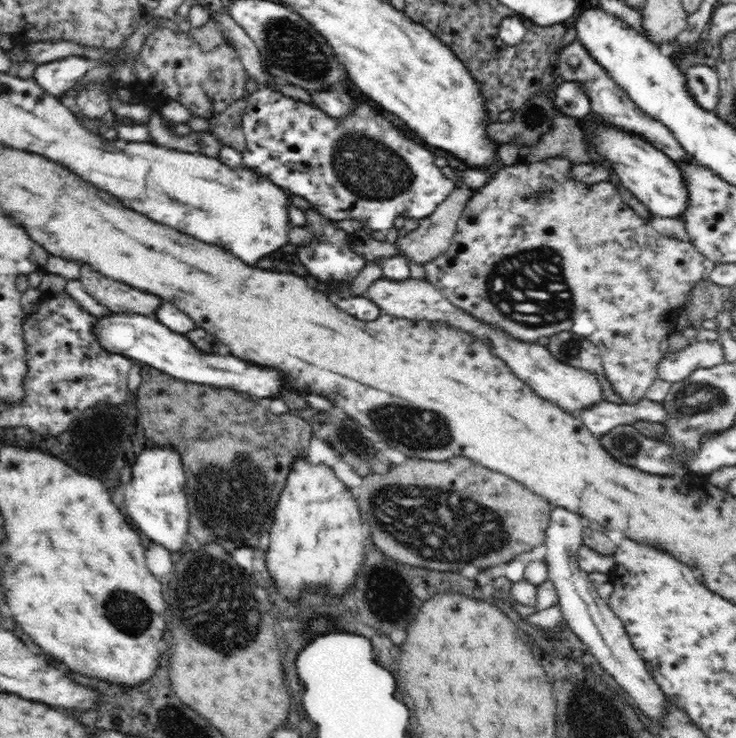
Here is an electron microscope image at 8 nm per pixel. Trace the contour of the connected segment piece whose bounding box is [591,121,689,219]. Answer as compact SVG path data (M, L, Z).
M603 121L599 123L601 125L594 132L591 143L602 160L612 165L623 186L643 203L652 215L680 219L688 209L689 196L682 171L676 161L637 134L626 133Z

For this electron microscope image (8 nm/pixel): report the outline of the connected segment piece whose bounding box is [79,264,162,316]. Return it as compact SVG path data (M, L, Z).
M88 264L82 266L79 281L96 302L112 312L152 316L152 312L156 312L162 304L162 300L152 294L144 294L124 282L96 274L96 270L92 270Z

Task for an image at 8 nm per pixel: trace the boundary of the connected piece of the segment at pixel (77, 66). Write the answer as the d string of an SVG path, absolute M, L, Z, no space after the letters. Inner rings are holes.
M69 57L40 64L34 70L34 81L40 89L54 97L73 93L73 86L94 65L84 57Z

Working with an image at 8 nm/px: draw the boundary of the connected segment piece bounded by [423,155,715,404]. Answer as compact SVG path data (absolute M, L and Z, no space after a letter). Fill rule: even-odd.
M562 155L548 157L538 162L517 162L507 167L499 166L494 170L491 180L484 185L484 188L478 194L471 196L470 202L458 219L457 230L444 254L423 264L425 278L438 288L454 306L490 325L501 328L520 342L536 342L542 336L549 337L560 331L570 331L586 337L601 351L605 375L615 392L624 403L636 404L640 398L646 398L648 388L657 379L657 366L664 355L659 350L660 342L669 336L670 332L667 330L672 330L670 326L676 324L676 314L680 313L684 304L688 302L692 288L700 280L709 278L715 264L696 250L690 241L680 241L656 232L648 220L639 217L634 210L630 209L630 206L624 204L614 183L602 181L588 185L588 183L580 182L570 175L572 166L574 163Z

